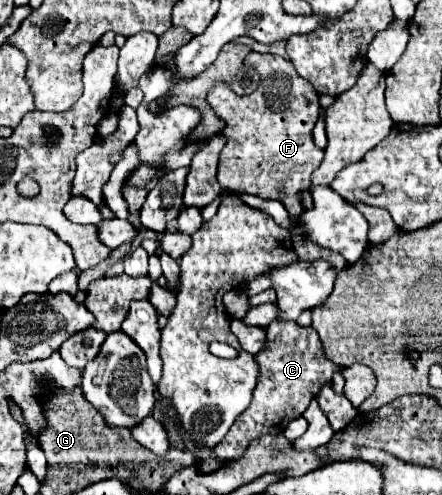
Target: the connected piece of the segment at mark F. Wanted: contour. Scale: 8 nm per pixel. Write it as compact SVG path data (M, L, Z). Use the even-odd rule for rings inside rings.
M250 52L244 66L254 68L260 74L254 92L238 96L230 84L214 82L206 96L210 108L220 120L226 122L224 130L220 132L226 138L226 144L220 152L218 182L228 190L280 200L294 218L294 228L290 234L296 254L304 260L326 260L332 264L332 268L336 268L336 272L340 272L346 268L346 260L336 252L320 248L318 244L304 242L300 228L296 228L298 214L302 212L298 192L310 186L310 174L320 166L324 156L324 150L318 148L312 138L314 124L320 116L318 92L308 80L302 80L296 68L282 56Z

